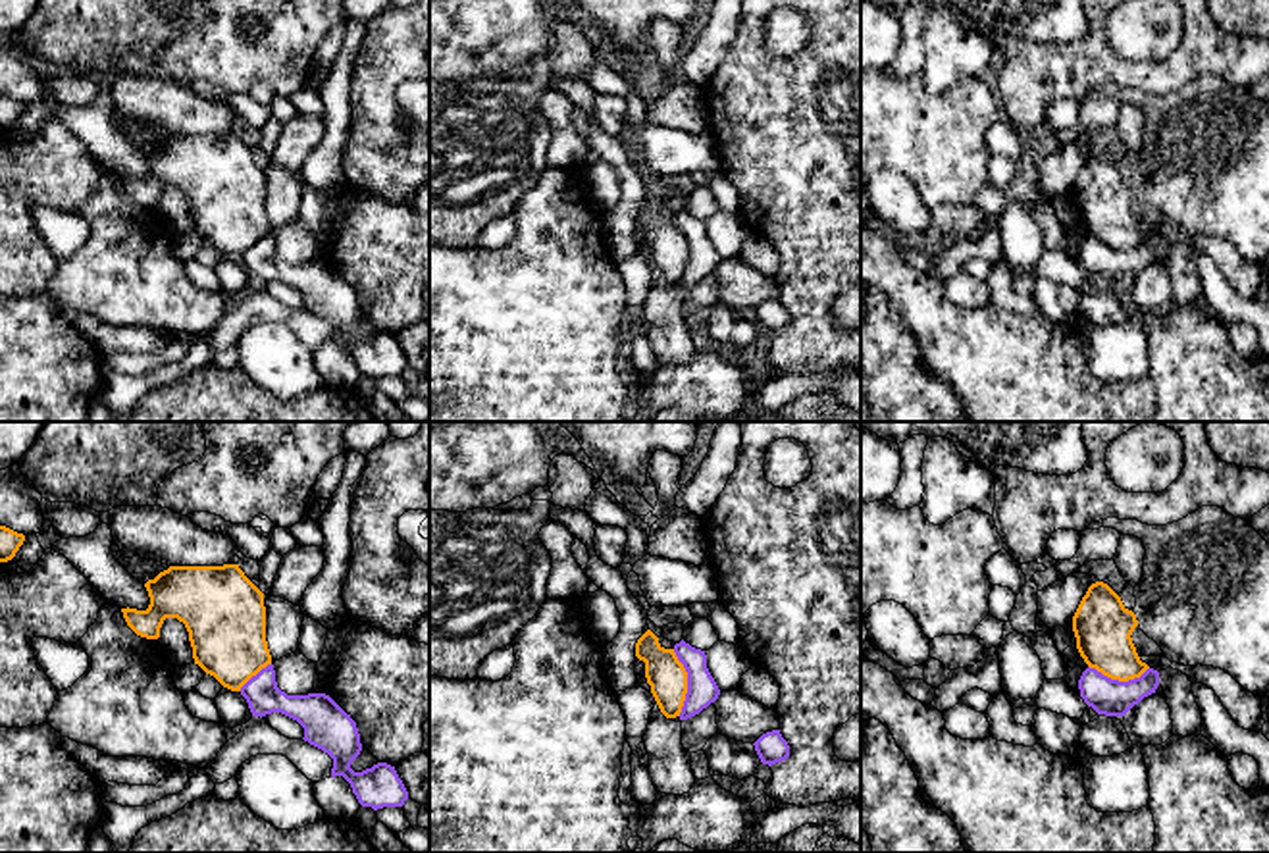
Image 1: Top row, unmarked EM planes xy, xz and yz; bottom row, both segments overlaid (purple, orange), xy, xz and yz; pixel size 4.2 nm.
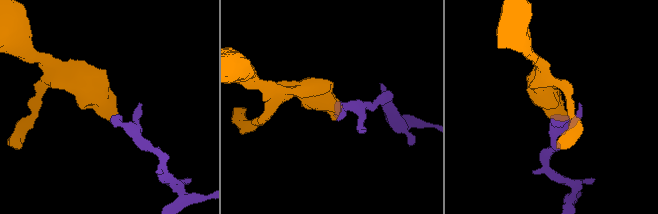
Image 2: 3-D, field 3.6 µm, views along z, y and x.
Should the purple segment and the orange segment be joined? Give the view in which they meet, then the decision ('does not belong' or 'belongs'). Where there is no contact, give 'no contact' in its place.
contact in xz; does not belong

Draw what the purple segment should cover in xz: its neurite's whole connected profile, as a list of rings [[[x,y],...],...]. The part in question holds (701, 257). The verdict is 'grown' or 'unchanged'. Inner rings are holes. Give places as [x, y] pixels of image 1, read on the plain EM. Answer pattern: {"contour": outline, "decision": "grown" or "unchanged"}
{"contour": [[[682,208],[674,214],[674,221],[687,241],[687,262],[680,281],[680,289],[687,289],[714,271],[720,258],[707,237],[705,220],[695,218]]], "decision": "unchanged"}

